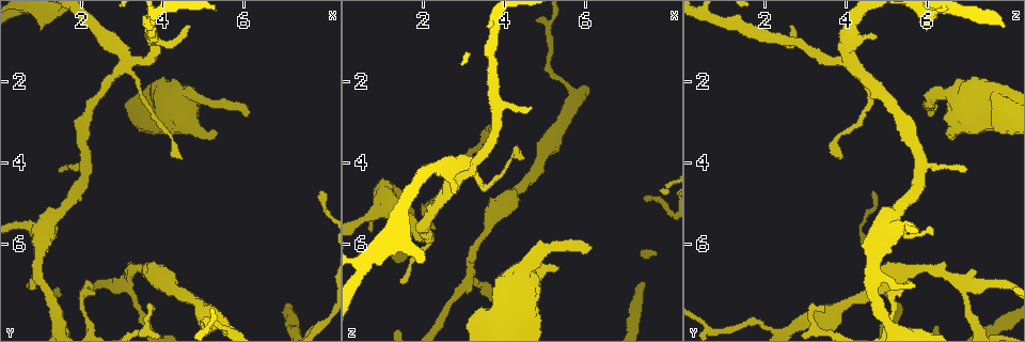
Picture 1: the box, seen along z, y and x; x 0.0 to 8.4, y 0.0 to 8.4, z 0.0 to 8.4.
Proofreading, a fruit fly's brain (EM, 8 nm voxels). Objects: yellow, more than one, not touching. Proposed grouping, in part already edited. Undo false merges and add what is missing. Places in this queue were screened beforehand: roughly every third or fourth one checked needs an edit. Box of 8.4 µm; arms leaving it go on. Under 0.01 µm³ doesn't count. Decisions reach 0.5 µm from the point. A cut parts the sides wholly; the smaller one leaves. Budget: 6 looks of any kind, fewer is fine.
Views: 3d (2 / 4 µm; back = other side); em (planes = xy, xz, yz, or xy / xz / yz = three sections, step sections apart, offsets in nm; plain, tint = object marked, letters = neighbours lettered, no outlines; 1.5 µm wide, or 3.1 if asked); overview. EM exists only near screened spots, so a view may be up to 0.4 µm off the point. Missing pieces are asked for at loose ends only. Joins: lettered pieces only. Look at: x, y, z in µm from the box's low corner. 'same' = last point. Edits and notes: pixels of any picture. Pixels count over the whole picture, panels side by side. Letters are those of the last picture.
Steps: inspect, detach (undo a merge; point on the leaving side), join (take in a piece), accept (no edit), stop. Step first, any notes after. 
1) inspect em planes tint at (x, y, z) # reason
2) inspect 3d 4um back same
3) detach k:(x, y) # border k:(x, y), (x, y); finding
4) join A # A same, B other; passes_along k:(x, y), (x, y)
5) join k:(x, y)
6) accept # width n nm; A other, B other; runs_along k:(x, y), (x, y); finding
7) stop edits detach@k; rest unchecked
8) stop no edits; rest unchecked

inspect 3d 2um back at (5.05, 7.90, 1.65) # abrupt turn

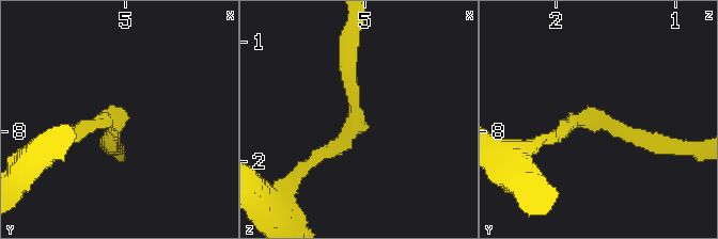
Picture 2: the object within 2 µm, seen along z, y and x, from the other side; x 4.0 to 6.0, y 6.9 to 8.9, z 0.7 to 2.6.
inspect em planes tint at (5.08, 7.92, 1.66)

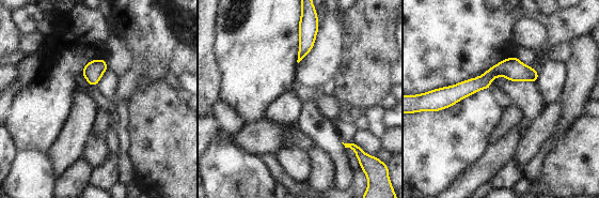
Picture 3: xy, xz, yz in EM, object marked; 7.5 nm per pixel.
inspect em planes letters same

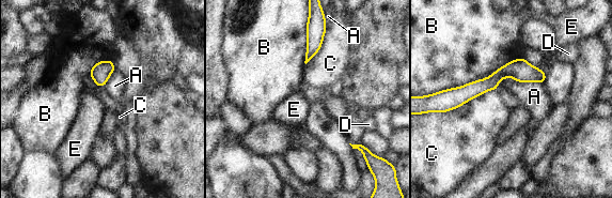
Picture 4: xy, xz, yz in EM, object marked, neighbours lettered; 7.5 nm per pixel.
accept # A other, B other, C other, D other, E other; one cell here

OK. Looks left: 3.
inspect em xz step 8 tint at (6.10, 2.80, 6.00) # branch stops here

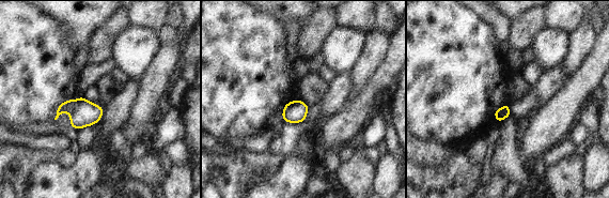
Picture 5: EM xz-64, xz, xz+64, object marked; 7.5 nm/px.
inspect em xz step 8 letters same

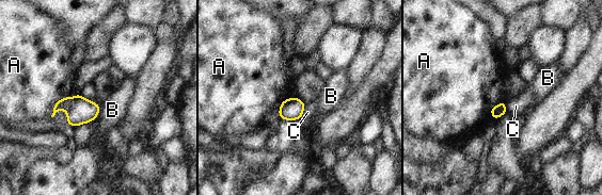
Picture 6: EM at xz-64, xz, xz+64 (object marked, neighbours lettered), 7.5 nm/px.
accept # longest_contact A 220 nm; A other, B other, C other; border 6:(69, 94), (56, 103), (50, 116); none of them fits

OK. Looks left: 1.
stop no edits; rest unchecked

